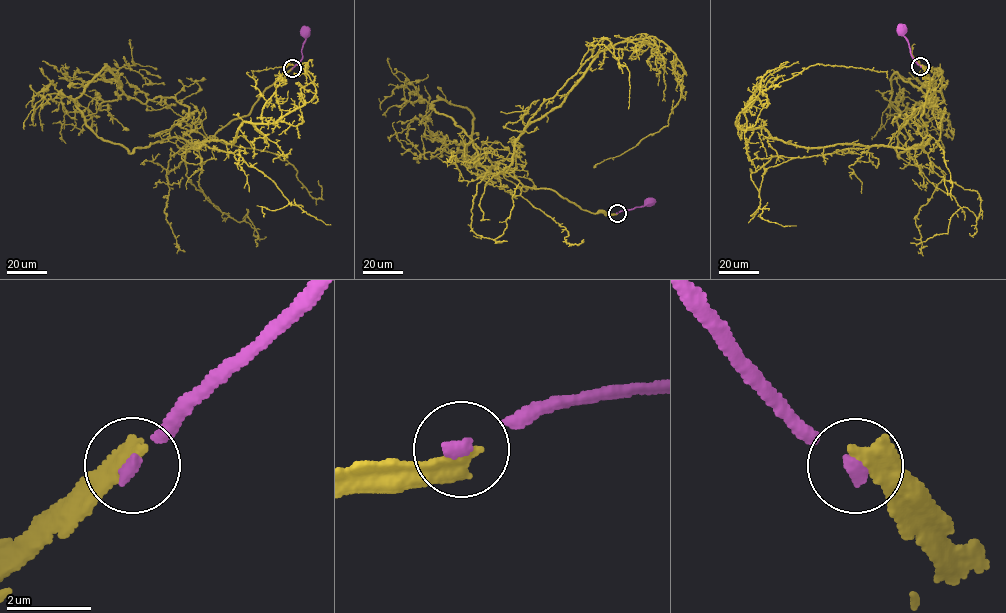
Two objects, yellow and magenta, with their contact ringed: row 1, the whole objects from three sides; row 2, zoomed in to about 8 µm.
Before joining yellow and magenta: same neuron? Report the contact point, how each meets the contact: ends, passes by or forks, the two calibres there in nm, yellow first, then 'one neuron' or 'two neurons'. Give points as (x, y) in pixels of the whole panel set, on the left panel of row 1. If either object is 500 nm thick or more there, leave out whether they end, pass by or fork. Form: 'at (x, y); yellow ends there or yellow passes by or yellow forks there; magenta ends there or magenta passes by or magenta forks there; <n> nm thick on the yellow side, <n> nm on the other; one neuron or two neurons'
at (292, 68); yellow ends there; magenta ends there; 460 nm thick on the yellow side, 280 nm on the other; two neurons

